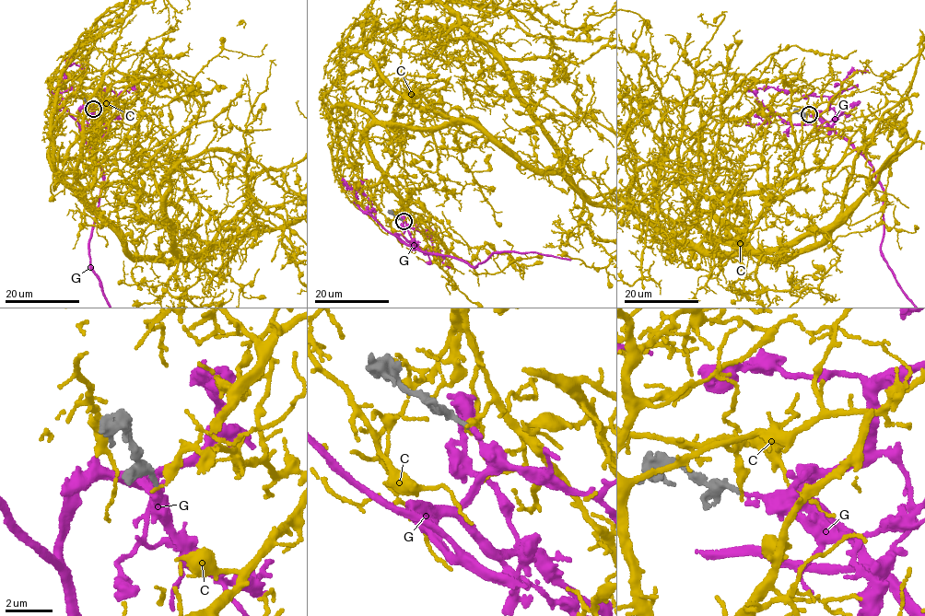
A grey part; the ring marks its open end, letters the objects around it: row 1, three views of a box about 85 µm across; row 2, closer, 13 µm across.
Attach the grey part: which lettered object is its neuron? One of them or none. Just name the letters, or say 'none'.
G

